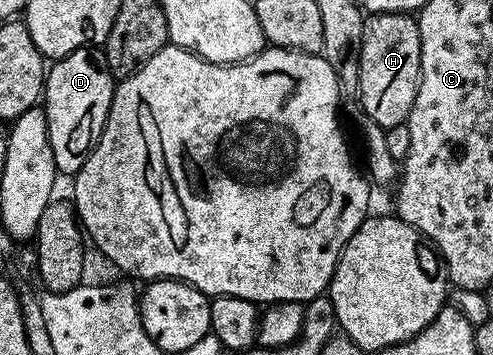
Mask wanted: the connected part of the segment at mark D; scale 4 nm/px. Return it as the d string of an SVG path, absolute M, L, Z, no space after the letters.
M101 47L72 50L72 54L49 65L44 85L44 107L52 158L56 158L59 173L73 177L90 157L90 151L98 143L106 125L115 87L116 77L106 65L106 53Z

